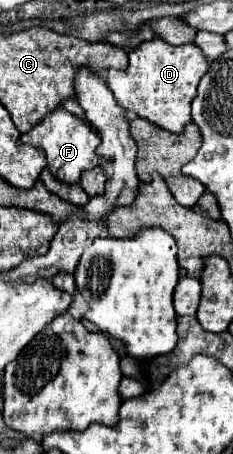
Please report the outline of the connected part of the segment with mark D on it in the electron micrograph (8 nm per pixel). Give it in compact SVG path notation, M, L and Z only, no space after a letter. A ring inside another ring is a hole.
M149 40L129 52L127 70L107 72L107 86L125 110L135 112L139 118L147 118L163 130L181 134L191 122L191 100L197 96L197 84L207 70L209 62L199 46L171 46L163 40Z

